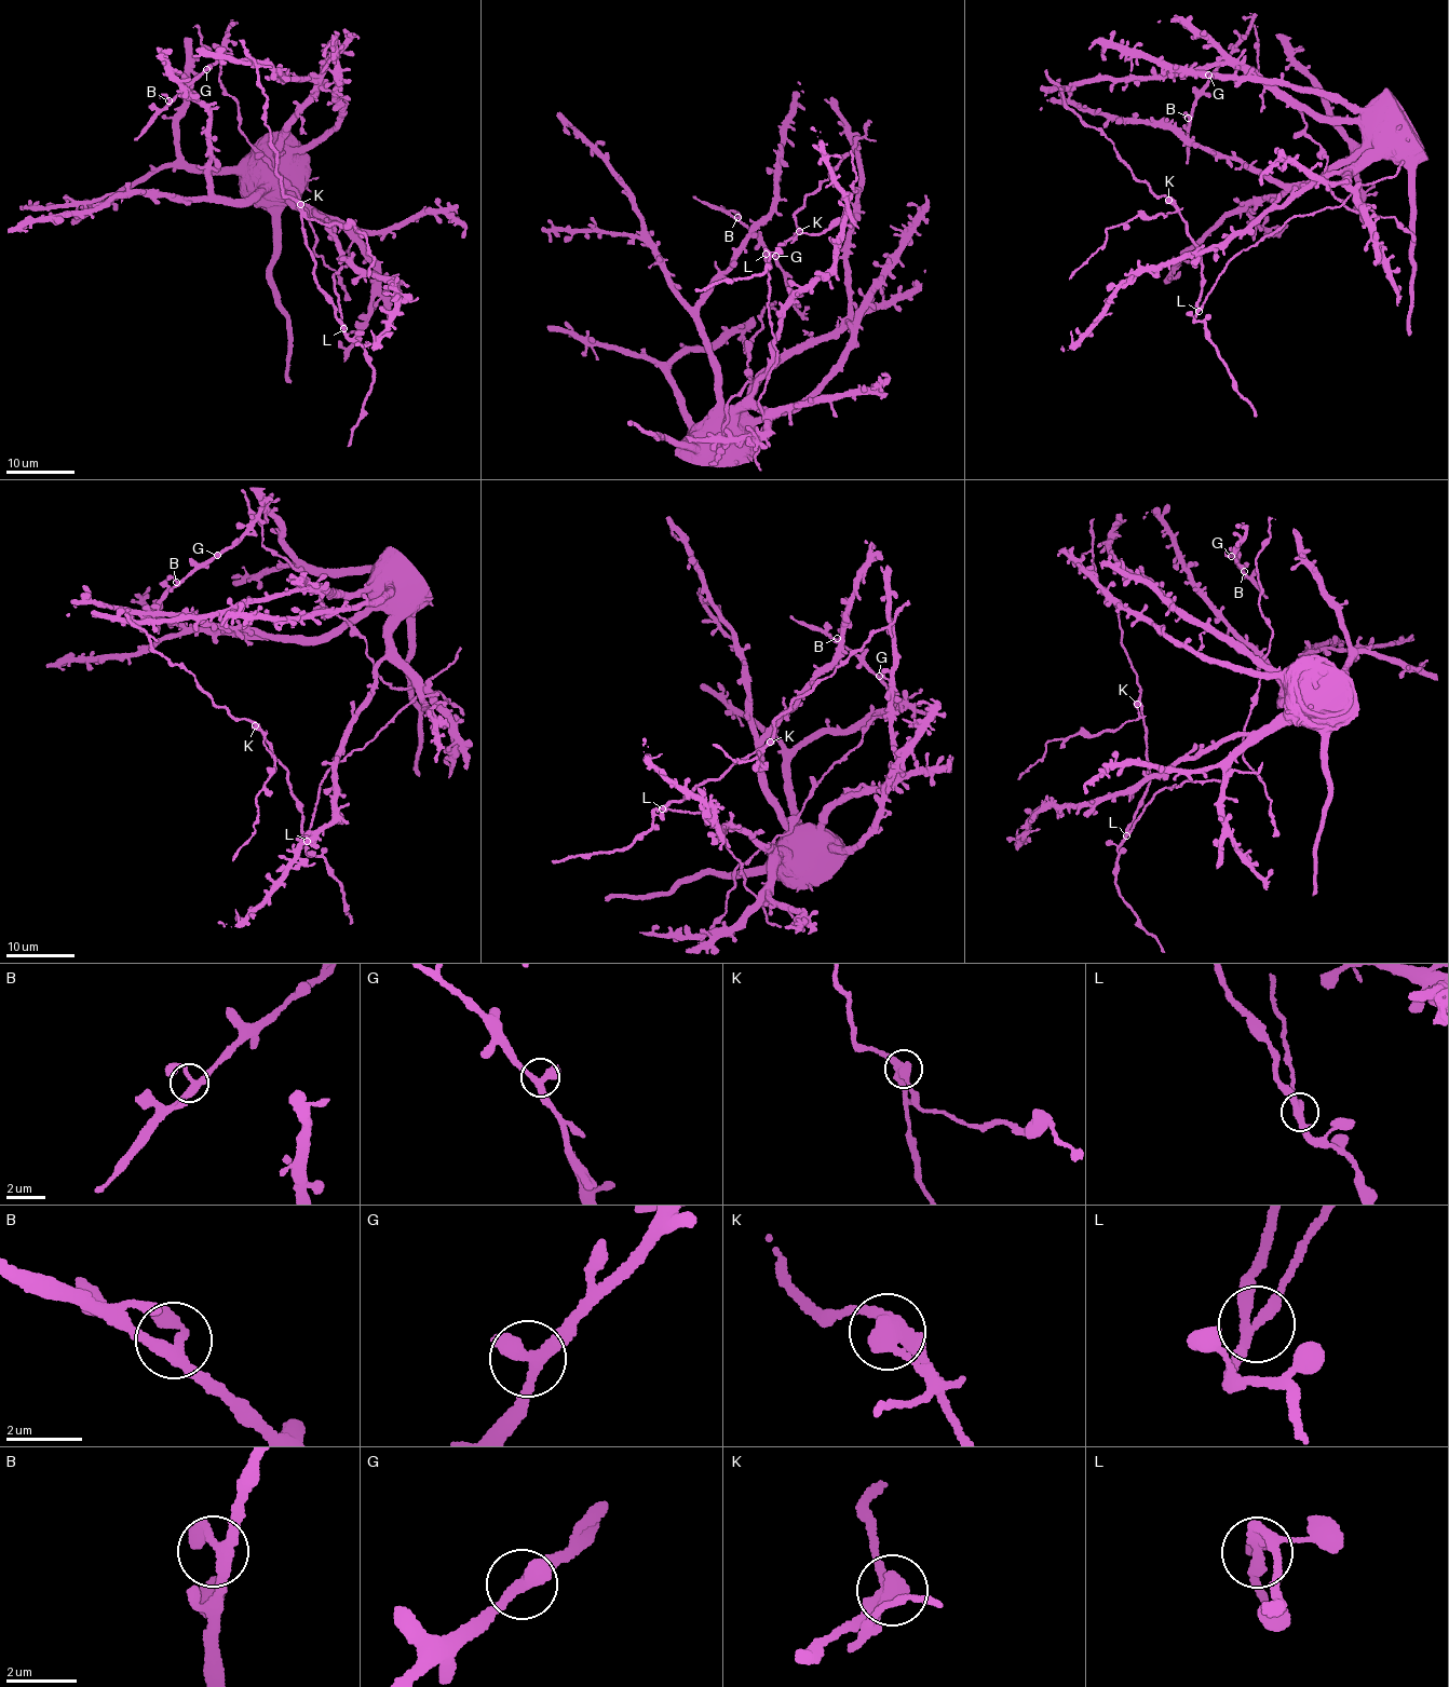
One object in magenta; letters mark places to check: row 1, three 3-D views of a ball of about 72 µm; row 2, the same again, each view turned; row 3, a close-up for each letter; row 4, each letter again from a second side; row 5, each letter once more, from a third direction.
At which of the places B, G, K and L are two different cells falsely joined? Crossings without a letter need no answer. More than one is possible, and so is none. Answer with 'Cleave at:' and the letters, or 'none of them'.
Cleave at: K, L

